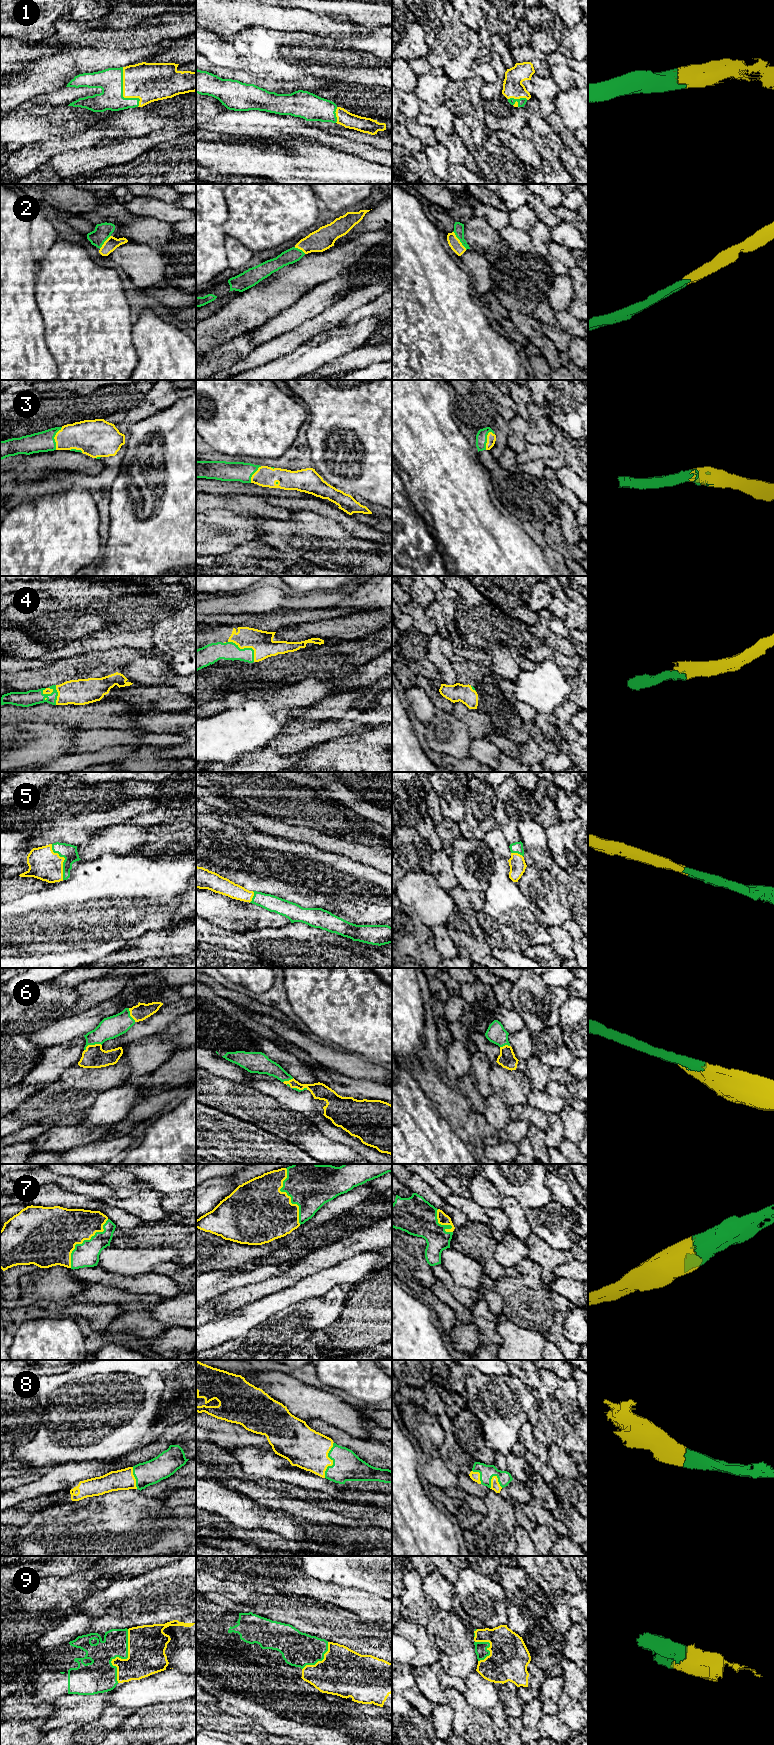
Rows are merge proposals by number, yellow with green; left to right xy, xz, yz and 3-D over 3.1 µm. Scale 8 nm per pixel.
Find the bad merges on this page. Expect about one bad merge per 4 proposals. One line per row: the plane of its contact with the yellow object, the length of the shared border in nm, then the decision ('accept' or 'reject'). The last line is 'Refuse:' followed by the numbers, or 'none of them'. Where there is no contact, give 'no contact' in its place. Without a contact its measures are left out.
1: contact in xy; length 340 nm; accept
2: contact in yz; length 190 nm; accept
3: contact in xy; length 190 nm; accept
4: contact in xz; length 280 nm; accept
5: contact in xy; length 300 nm; accept
6: contact in xy; length 150 nm; accept
7: contact in xy; length 500 nm; accept
8: contact in xz; length 300 nm; accept
9: contact in xy; length 440 nm; accept
Refuse: none of them

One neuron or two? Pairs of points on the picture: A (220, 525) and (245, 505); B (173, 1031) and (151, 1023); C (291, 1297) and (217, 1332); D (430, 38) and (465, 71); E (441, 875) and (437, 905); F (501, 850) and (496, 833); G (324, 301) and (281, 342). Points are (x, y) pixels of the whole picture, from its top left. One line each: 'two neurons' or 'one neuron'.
A: two neurons
B: two neurons
C: one neuron
D: one neuron
E: two neurons
F: one neuron
G: two neurons

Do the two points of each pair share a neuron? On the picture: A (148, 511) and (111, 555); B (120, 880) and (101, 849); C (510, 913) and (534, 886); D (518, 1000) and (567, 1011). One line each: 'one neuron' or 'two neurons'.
A: one neuron
B: two neurons
C: two neurons
D: two neurons

